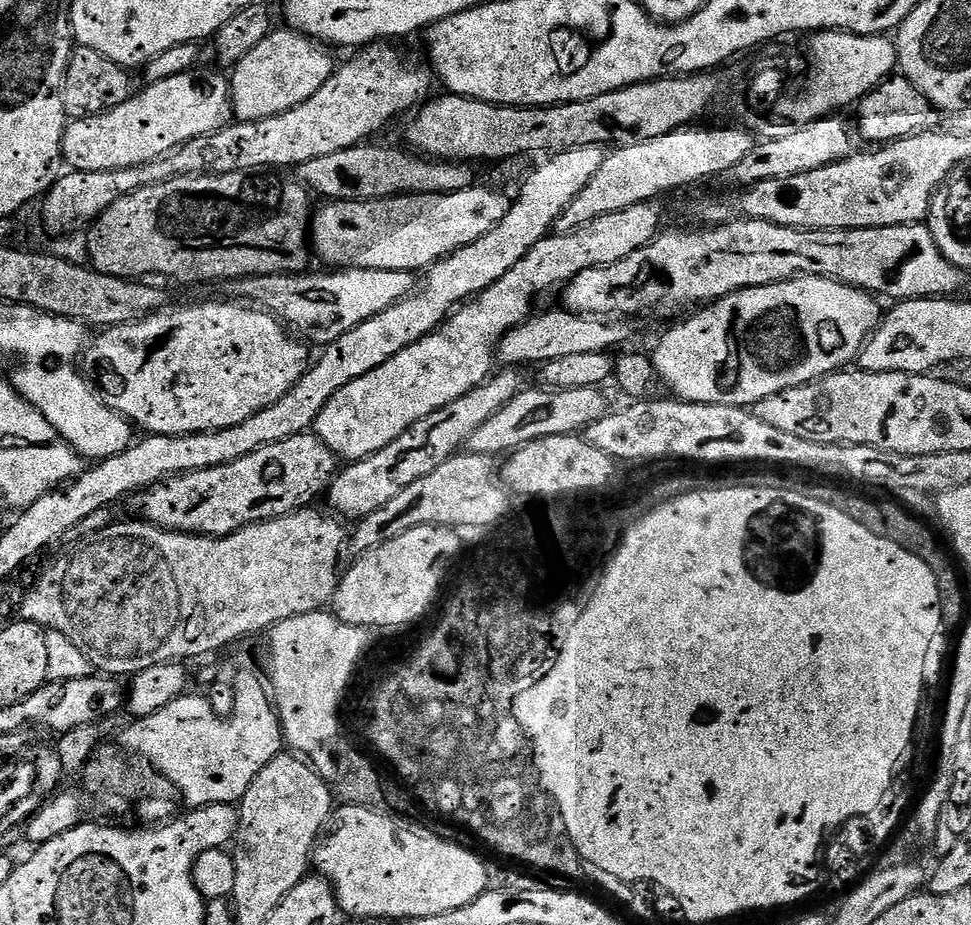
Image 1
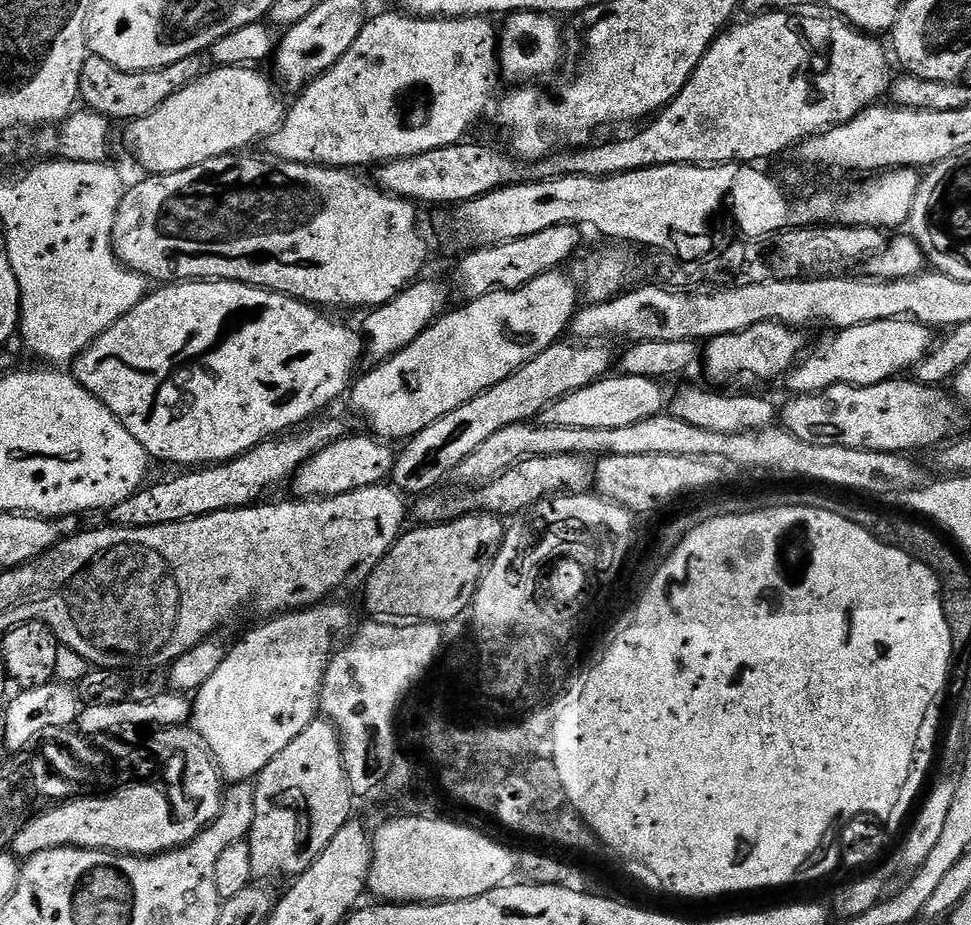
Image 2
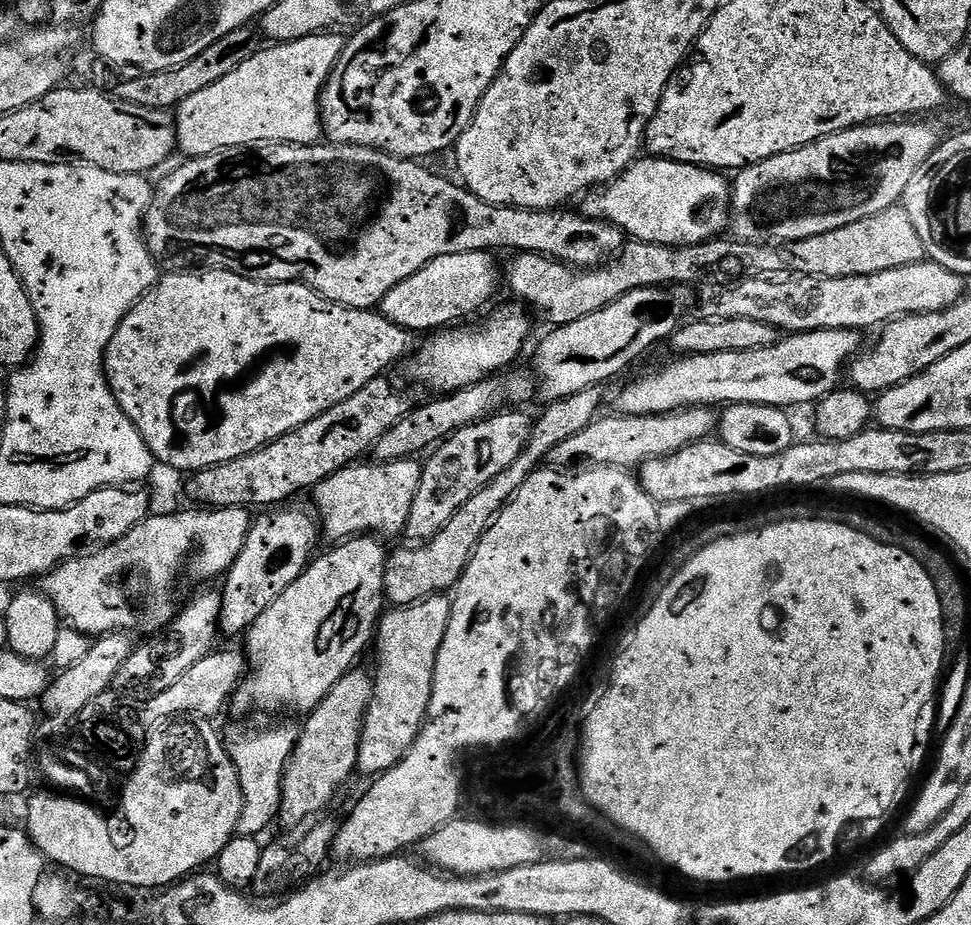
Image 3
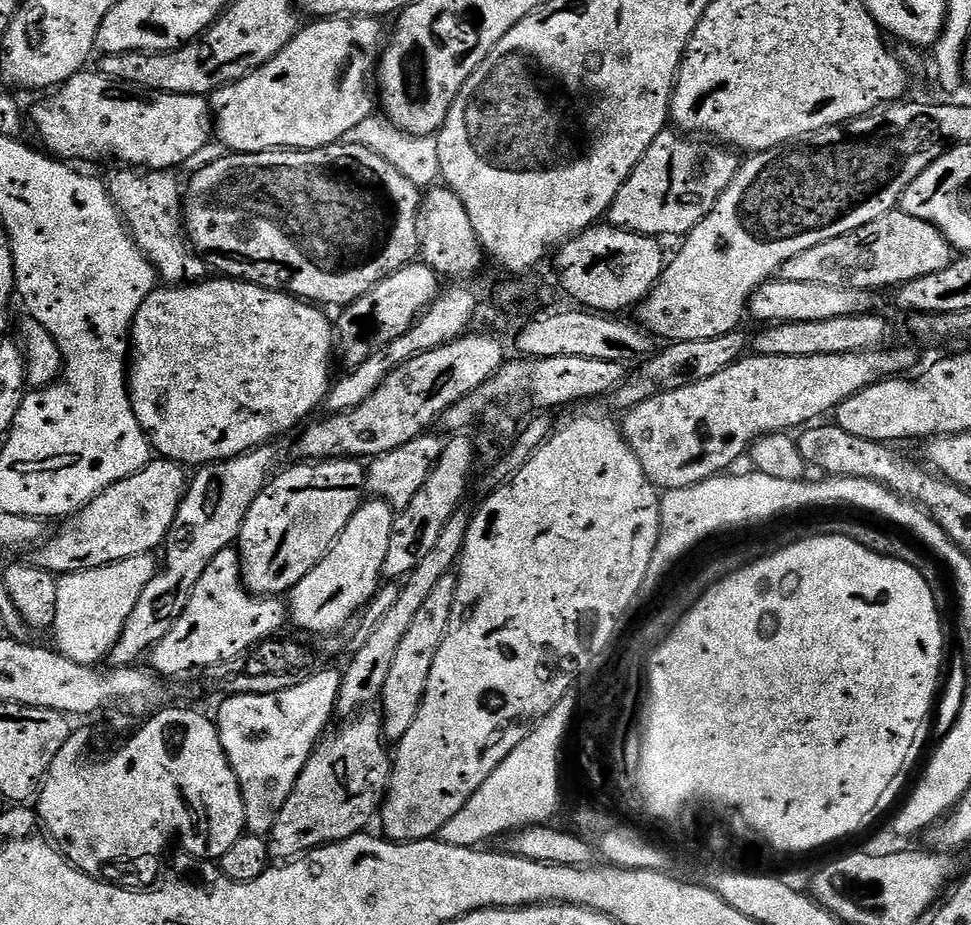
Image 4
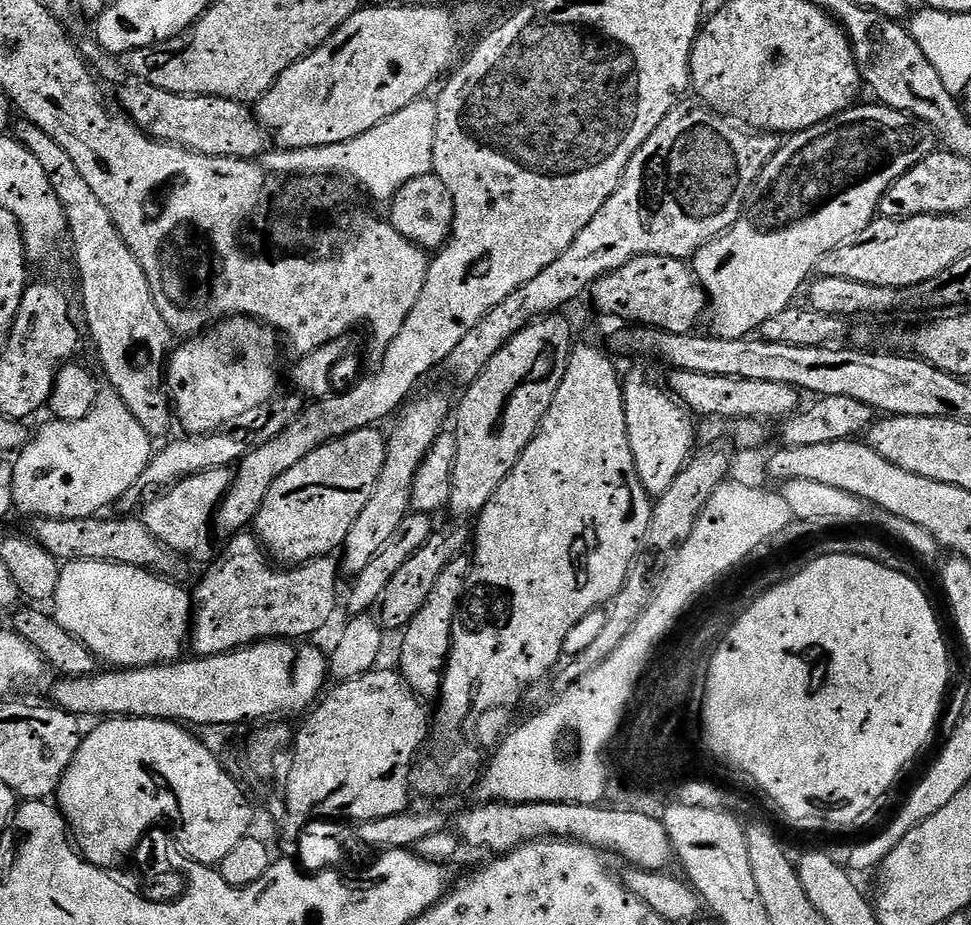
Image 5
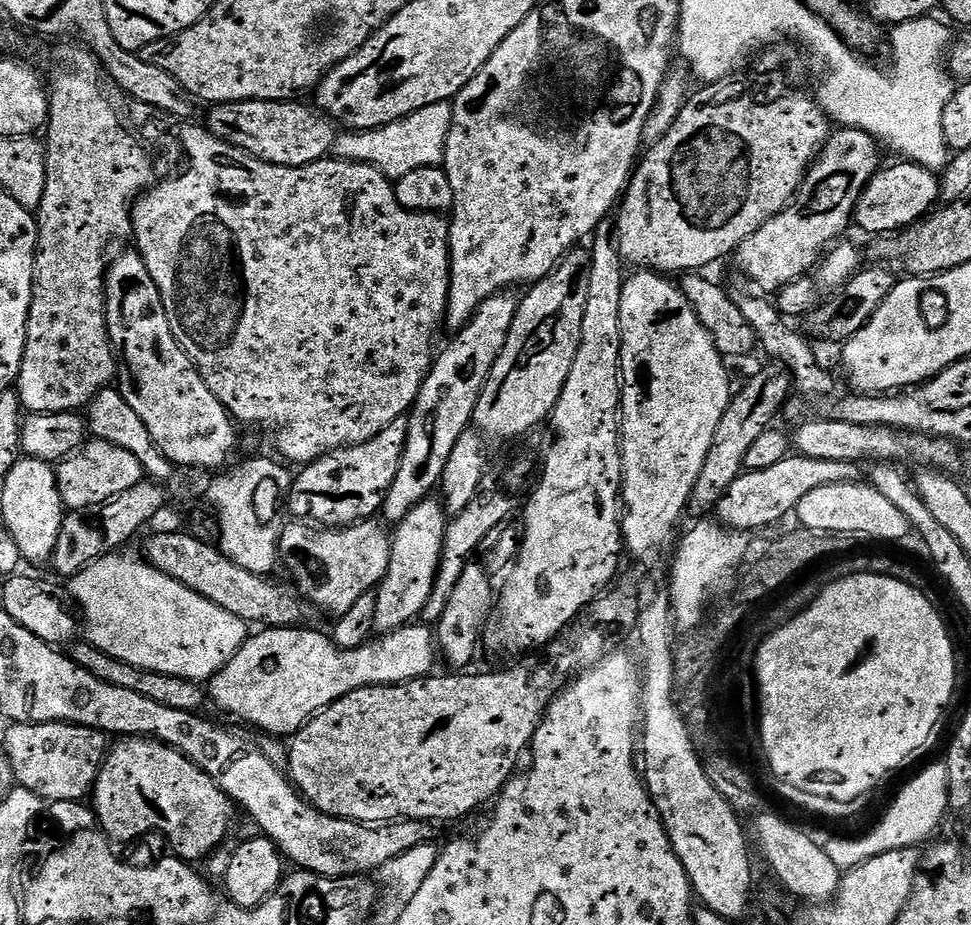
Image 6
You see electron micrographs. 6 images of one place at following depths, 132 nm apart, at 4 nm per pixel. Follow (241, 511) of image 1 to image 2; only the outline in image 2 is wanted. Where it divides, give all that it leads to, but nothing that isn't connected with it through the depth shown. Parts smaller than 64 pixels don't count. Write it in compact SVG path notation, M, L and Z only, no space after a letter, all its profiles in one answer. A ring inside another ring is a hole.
M349 434L325 448L318 449L291 477L290 485L296 491L293 493L300 498L323 498L385 483L396 461L397 449L375 434L367 435Z

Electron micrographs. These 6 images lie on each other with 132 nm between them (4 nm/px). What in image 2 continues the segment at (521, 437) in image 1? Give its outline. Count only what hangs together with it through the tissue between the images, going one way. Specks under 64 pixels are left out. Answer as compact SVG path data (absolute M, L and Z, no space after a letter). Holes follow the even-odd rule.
M609 374L599 380L595 380L590 386L582 390L574 390L562 398L558 398L553 404L549 404L538 416L539 423L550 426L574 426L575 428L613 428L614 426L634 426L634 422L642 422L651 416L659 416L665 411L666 396L664 400L664 386L659 380L650 378L636 378L634 376L622 376Z

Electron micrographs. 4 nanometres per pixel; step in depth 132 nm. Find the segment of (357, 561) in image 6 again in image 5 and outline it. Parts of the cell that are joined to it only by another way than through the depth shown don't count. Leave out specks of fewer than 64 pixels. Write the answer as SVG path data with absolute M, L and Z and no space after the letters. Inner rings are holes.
M245 530L237 532L231 537L232 545L229 546L229 556L221 562L217 568L212 568L205 574L200 585L194 591L194 607L192 610L192 627L190 629L190 648L192 648L197 657L202 656L221 656L227 652L236 652L240 648L247 648L248 645L257 642L267 642L269 640L286 640L289 642L300 642L305 638L312 638L315 632L320 632L332 620L332 615L336 612L336 599L340 596L340 576L342 577L342 568L339 563L335 564L335 559L332 556L322 556L318 560L312 560L308 564L299 566L272 568L273 561L270 559L269 553L266 551L263 544L251 531Z

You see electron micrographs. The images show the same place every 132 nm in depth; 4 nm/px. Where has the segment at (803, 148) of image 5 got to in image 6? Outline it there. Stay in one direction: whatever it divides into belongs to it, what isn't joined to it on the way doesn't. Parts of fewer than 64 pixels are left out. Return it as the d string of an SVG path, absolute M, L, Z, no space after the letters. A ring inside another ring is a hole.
M837 127L816 153L788 207L736 247L734 261L740 267L739 271L758 282L769 294L775 294L790 281L811 273L825 249L837 243L848 224L850 228L853 223L862 190L882 167L879 147L877 137L860 128Z

